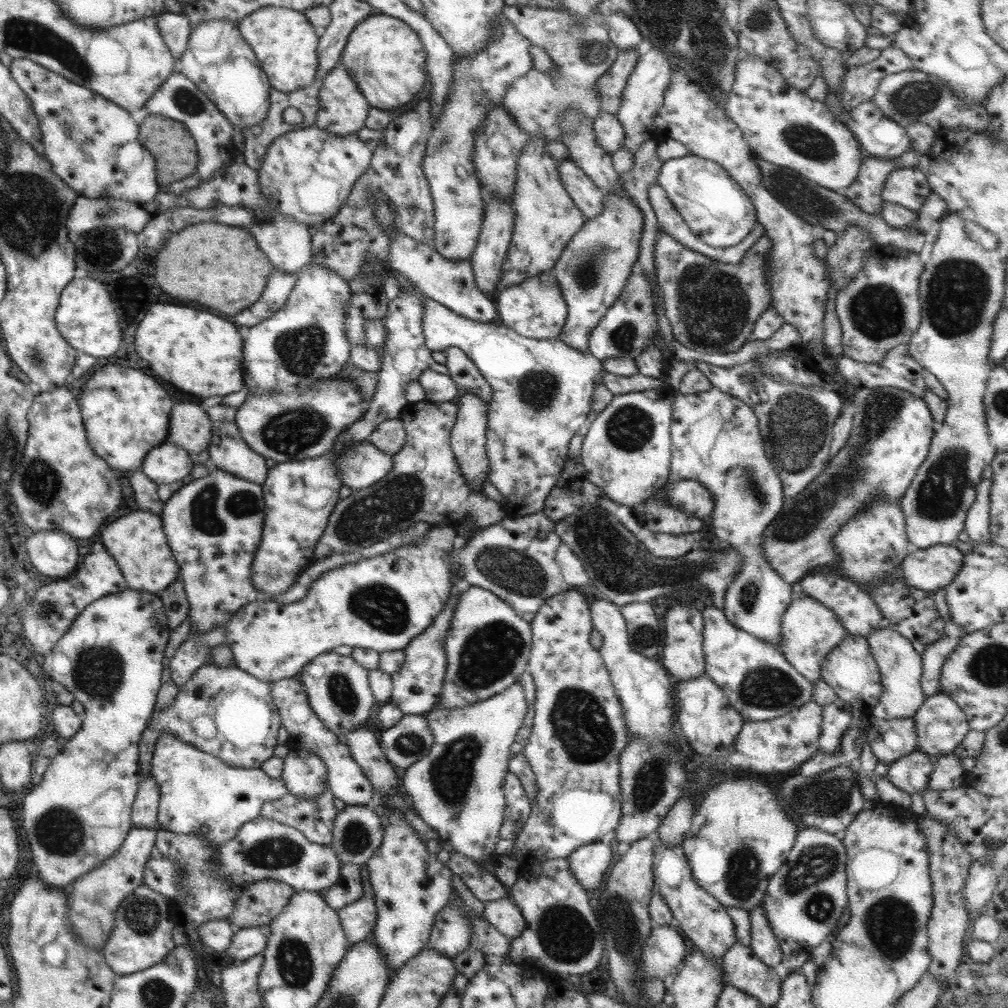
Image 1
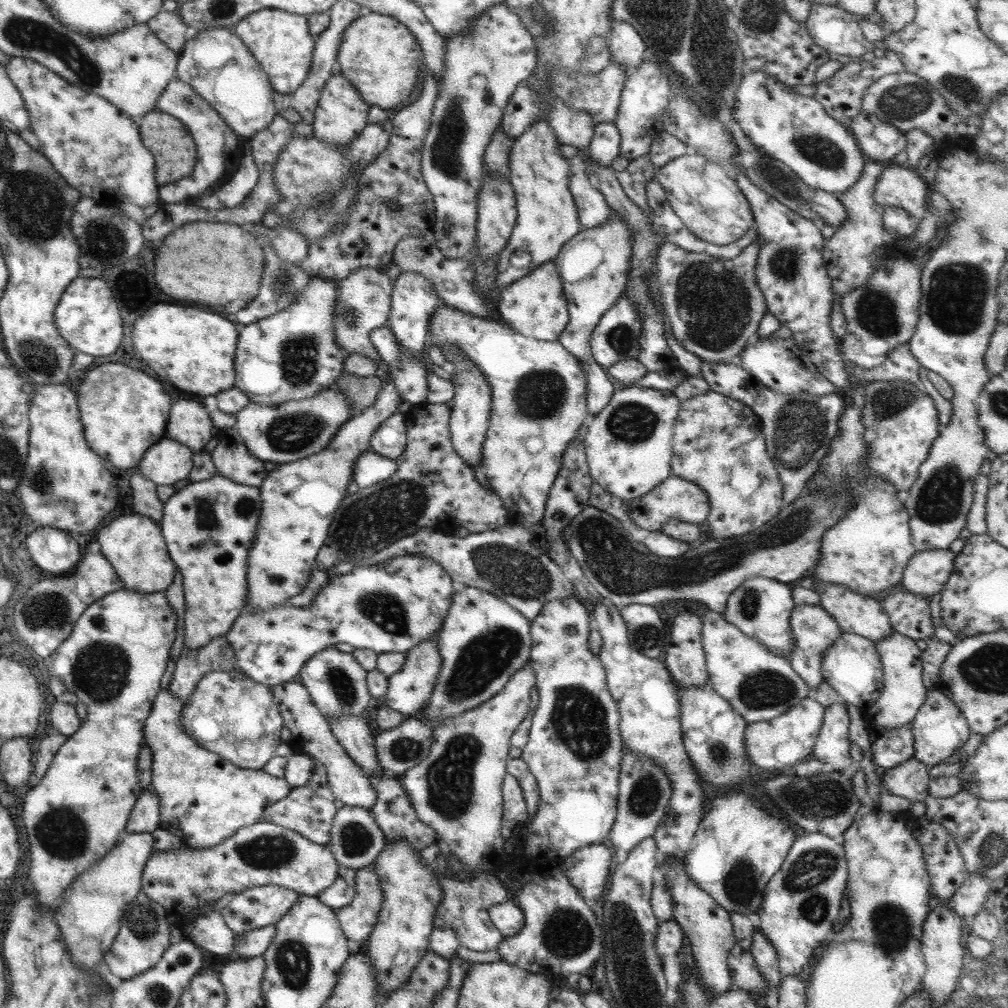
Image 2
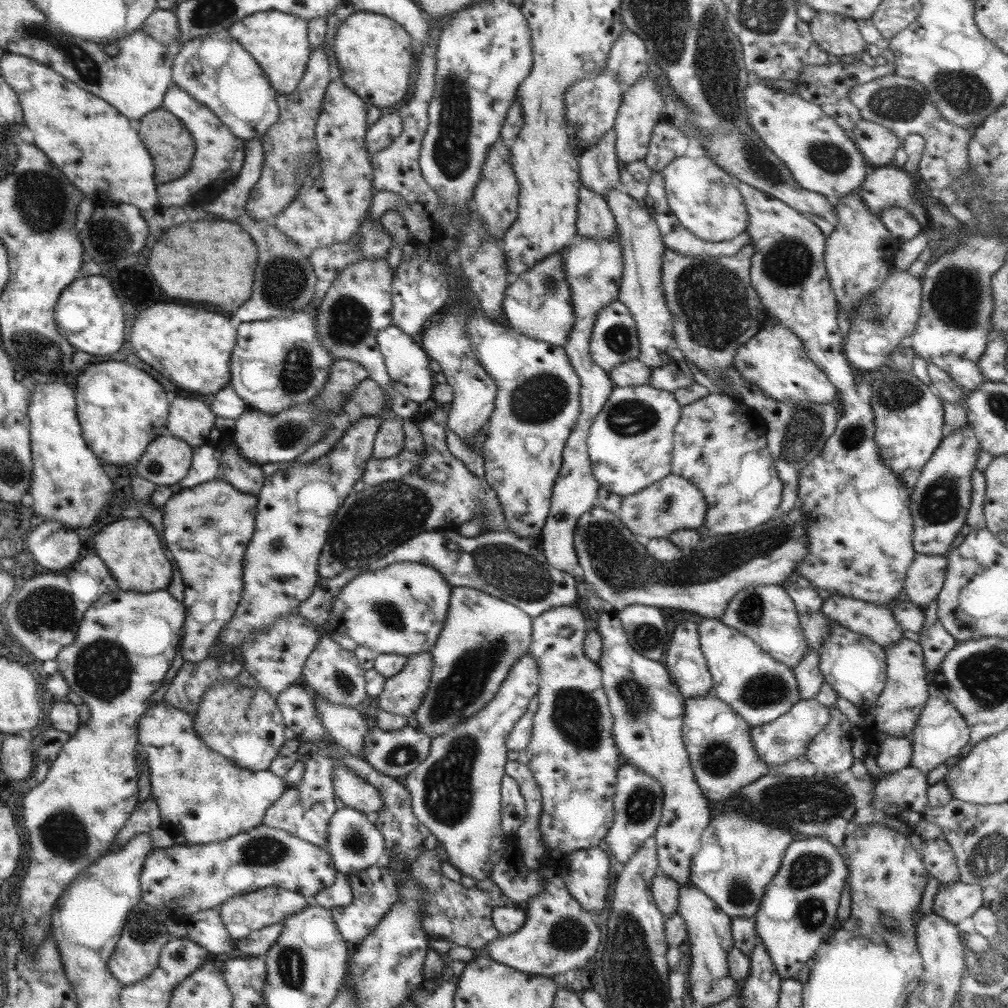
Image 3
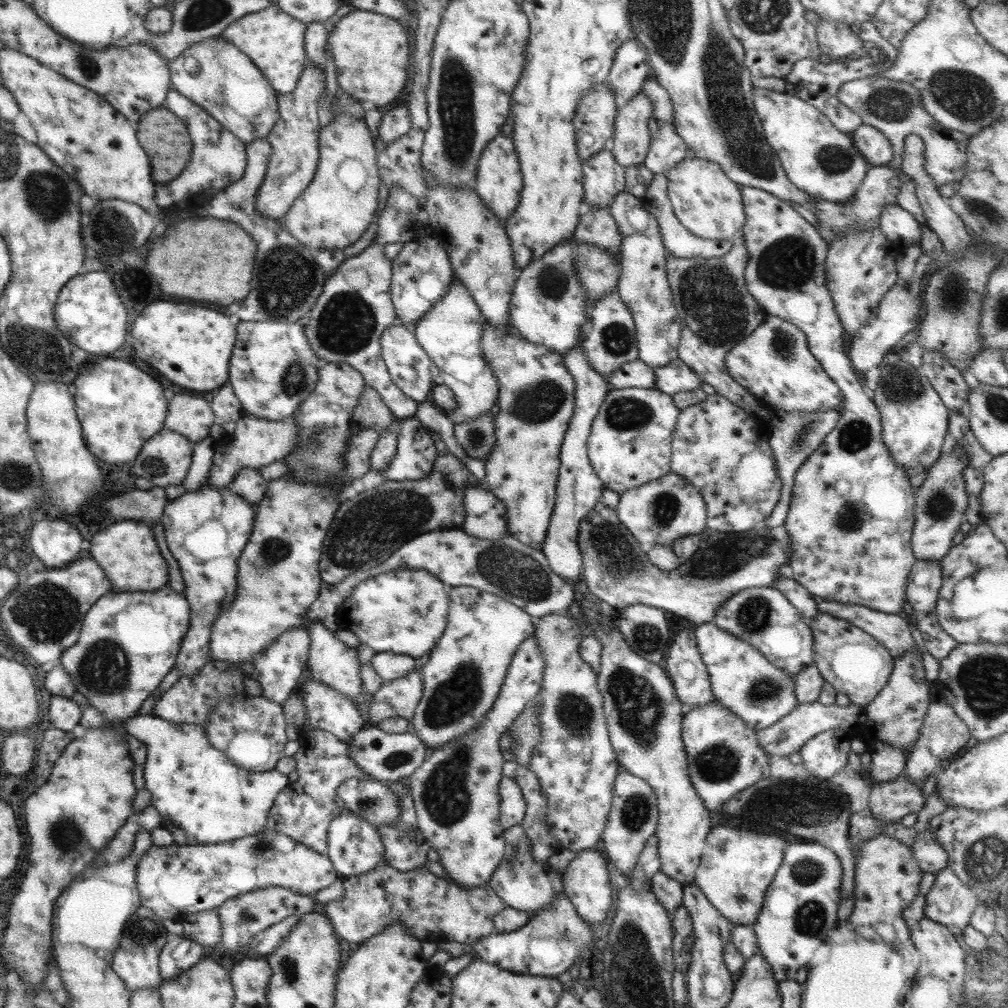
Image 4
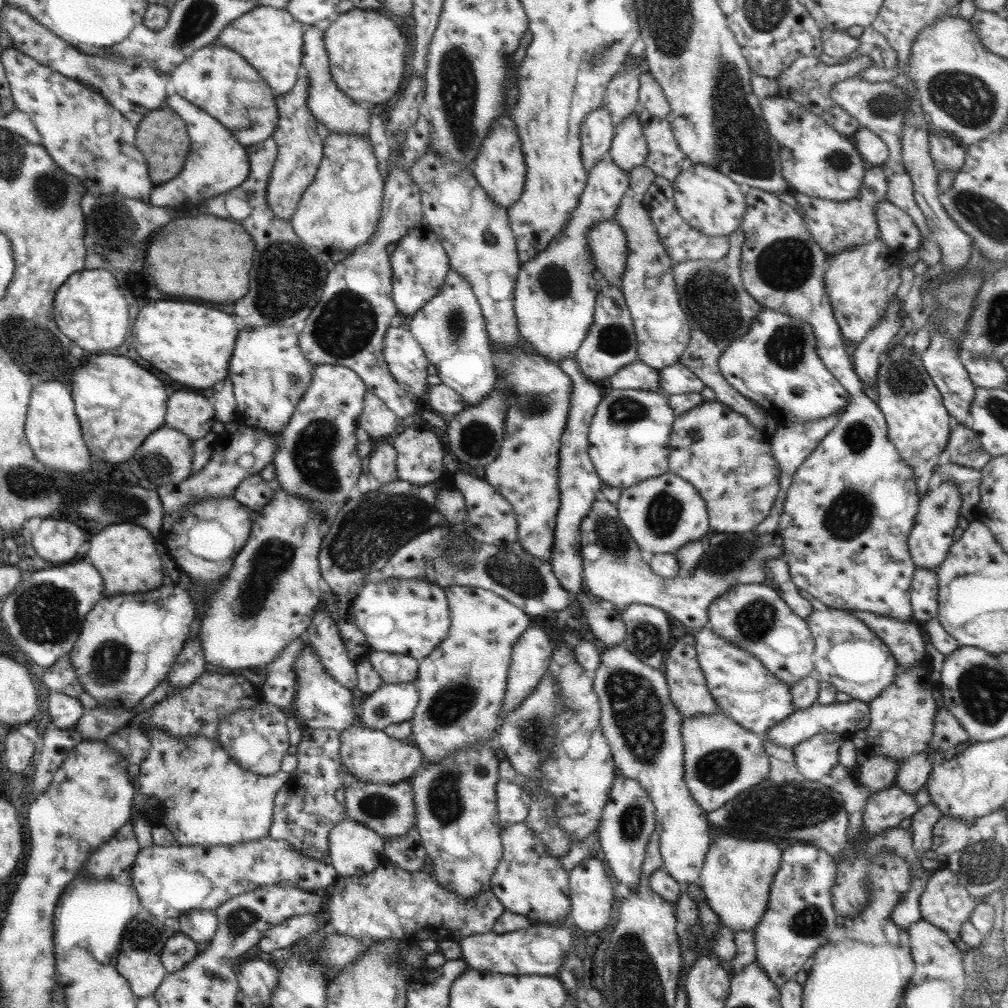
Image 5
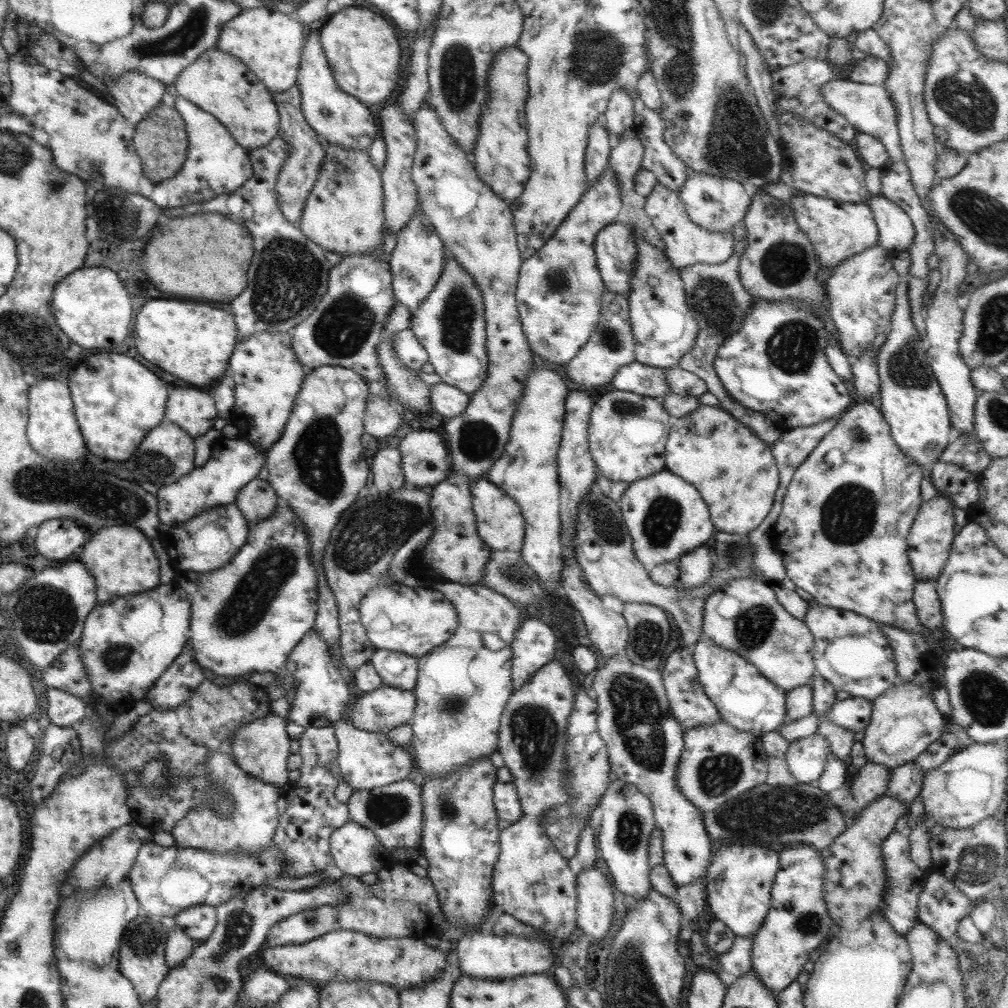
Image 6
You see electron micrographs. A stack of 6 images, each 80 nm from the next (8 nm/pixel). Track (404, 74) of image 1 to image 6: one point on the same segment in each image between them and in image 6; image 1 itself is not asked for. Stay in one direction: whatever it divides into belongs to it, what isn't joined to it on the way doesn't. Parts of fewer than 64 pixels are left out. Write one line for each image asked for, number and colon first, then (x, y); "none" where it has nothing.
2: (377, 54)
3: (374, 54)
4: (370, 51)
5: (366, 50)
6: (362, 48)

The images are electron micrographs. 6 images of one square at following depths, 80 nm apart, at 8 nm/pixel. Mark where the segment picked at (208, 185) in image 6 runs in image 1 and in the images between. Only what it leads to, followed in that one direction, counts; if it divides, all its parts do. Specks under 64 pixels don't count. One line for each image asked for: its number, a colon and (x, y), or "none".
1: (178, 98)
2: (217, 153)
3: (219, 155)
4: (218, 159)
5: (216, 163)

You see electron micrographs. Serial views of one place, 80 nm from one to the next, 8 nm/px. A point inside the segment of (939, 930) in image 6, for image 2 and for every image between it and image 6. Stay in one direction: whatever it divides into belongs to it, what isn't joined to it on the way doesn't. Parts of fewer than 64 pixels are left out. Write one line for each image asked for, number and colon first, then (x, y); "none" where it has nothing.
2: (971, 895)
3: (955, 902)
4: (950, 902)
5: (945, 903)

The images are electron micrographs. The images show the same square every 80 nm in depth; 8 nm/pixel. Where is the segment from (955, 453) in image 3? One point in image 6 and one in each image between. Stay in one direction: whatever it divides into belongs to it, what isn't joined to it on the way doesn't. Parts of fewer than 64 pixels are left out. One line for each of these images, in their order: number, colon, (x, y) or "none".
4: (940, 503)
5: (930, 539)
6: (930, 538)

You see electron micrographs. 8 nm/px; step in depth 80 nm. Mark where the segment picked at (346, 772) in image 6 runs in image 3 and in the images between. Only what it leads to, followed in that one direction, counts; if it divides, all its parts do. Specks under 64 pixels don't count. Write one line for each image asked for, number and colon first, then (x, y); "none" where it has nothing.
3: (395, 753)
4: (384, 756)
5: (370, 755)

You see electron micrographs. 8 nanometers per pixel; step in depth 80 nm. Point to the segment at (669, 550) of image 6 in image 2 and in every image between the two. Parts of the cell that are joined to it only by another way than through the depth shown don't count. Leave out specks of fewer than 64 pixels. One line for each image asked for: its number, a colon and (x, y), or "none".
2: (675, 498)
3: (673, 503)
4: (660, 512)
5: (662, 514)

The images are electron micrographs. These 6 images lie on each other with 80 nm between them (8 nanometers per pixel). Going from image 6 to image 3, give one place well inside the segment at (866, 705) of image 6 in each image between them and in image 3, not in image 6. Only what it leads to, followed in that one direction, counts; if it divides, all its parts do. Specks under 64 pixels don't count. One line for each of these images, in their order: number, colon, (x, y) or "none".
3: (787, 737)
4: (788, 735)
5: (848, 717)

